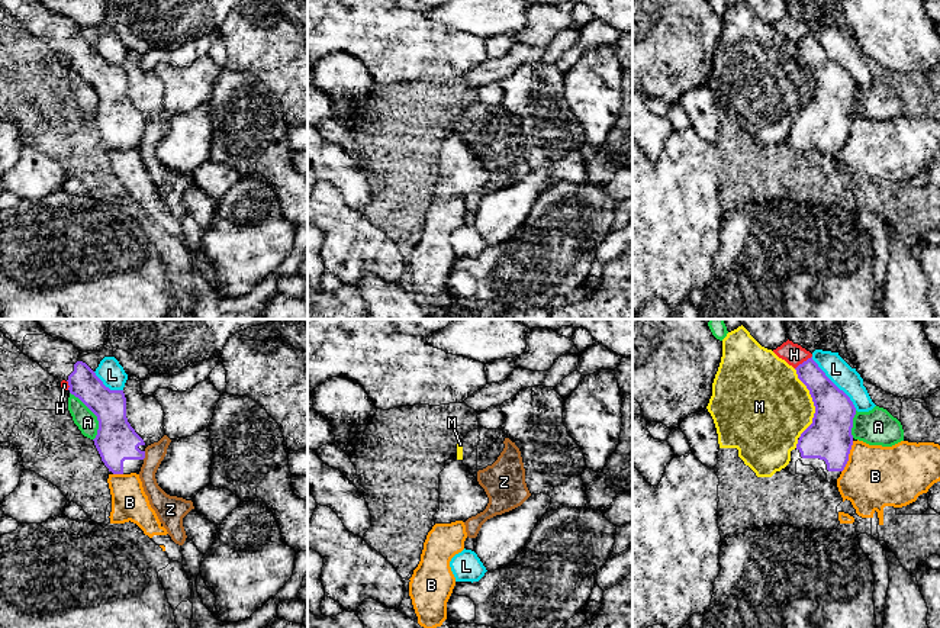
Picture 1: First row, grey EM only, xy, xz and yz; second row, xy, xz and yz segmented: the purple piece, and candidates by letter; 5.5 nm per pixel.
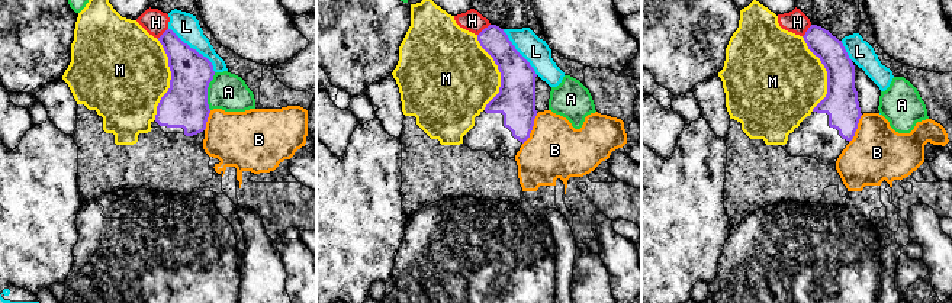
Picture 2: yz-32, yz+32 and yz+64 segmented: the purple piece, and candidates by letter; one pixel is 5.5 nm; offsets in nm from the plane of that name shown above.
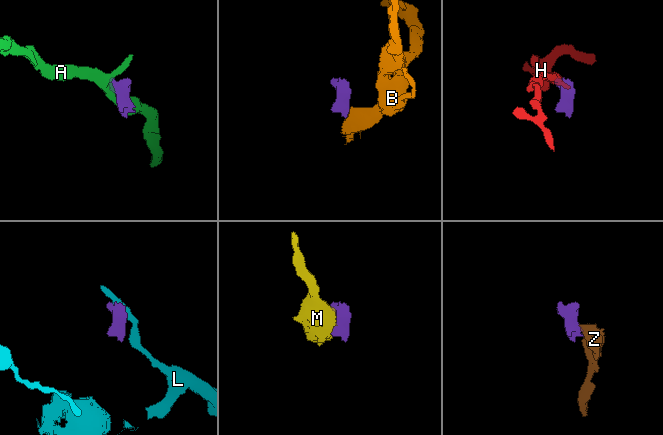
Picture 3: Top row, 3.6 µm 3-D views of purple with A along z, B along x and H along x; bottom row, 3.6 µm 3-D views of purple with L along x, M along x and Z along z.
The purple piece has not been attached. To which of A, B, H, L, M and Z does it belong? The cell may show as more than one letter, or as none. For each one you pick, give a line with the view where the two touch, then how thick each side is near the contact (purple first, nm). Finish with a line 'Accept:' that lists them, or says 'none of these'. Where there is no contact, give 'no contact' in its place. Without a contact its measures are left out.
Accept: none of these

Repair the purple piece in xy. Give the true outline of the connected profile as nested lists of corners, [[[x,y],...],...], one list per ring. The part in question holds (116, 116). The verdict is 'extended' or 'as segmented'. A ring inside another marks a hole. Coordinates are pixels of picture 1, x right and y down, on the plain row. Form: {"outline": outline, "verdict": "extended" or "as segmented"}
{"outline": [[[0,0],[0,6],[45,46],[59,57],[65,55],[70,61],[70,68],[78,73],[97,91],[99,104],[93,116],[102,136],[109,144],[109,149],[139,149],[145,133],[145,117],[128,97],[123,65],[106,62],[96,48],[80,35],[80,26],[73,19],[52,13],[41,0]]], "verdict": "extended"}

